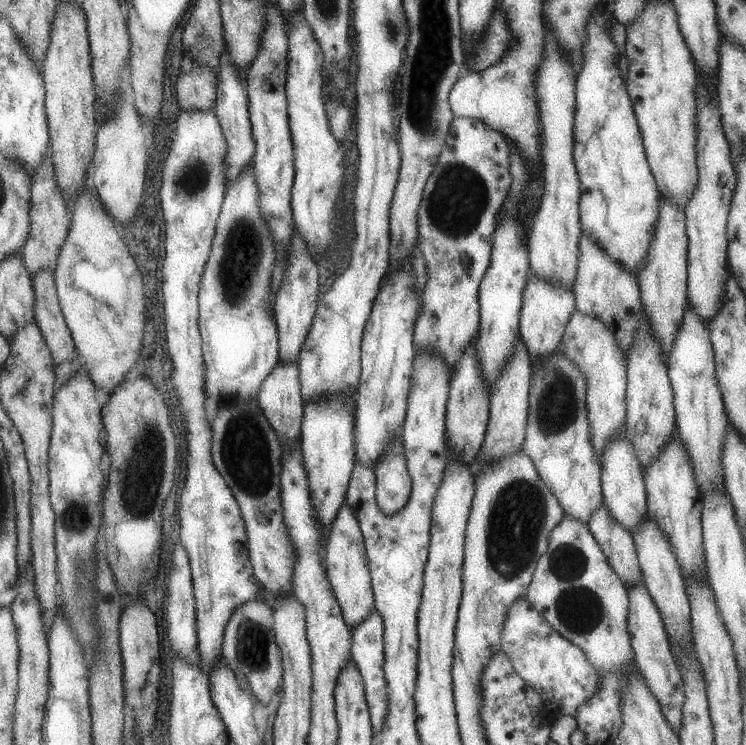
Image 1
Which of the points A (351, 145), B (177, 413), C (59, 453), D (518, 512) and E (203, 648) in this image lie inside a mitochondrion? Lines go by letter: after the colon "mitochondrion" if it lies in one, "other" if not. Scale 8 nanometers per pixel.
A: other
B: other
C: other
D: mitochondrion
E: other

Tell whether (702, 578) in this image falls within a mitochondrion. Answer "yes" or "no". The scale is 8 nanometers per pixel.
no

